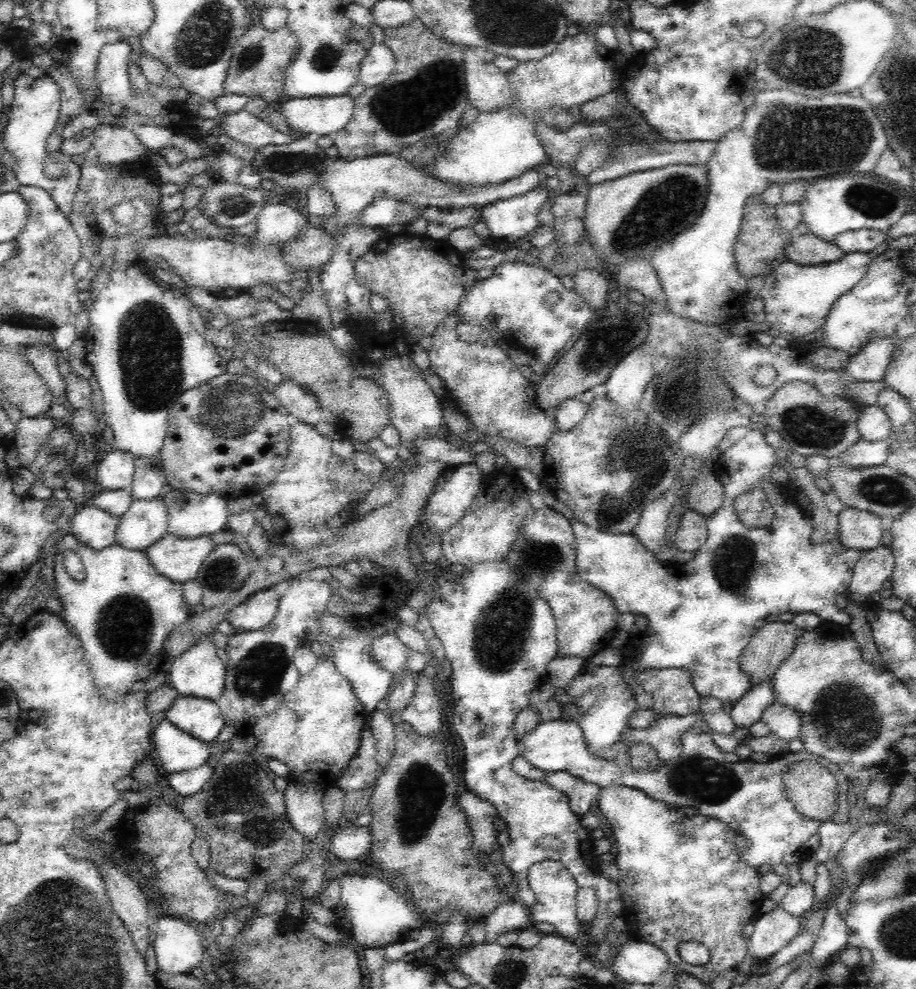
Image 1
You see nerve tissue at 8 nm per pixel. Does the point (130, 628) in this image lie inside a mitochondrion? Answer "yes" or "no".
yes

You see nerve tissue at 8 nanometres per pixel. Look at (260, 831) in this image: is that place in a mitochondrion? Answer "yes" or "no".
yes

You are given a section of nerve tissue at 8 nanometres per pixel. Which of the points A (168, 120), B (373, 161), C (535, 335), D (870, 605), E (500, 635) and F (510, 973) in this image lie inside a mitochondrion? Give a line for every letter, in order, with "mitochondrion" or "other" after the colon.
A: other
B: other
C: other
D: other
E: mitochondrion
F: mitochondrion

